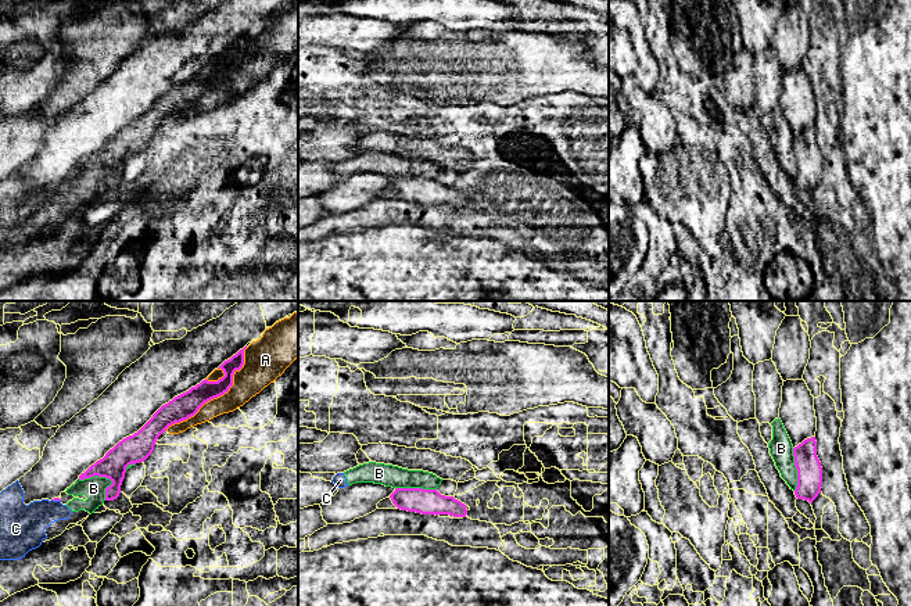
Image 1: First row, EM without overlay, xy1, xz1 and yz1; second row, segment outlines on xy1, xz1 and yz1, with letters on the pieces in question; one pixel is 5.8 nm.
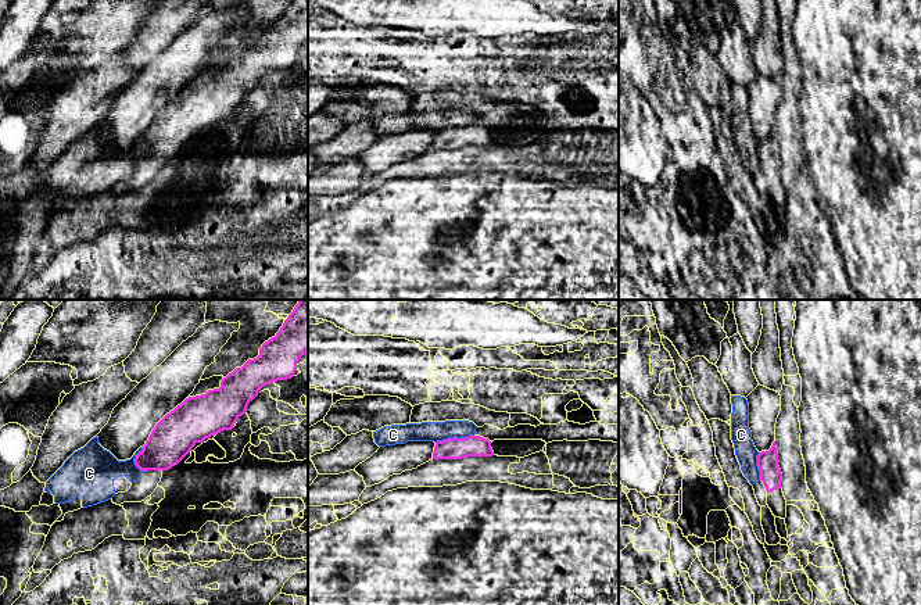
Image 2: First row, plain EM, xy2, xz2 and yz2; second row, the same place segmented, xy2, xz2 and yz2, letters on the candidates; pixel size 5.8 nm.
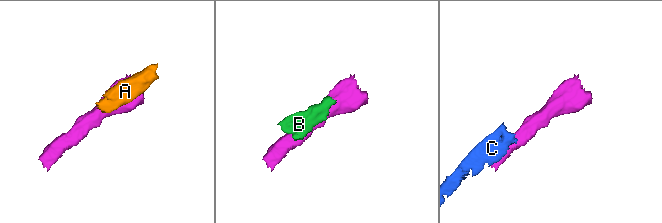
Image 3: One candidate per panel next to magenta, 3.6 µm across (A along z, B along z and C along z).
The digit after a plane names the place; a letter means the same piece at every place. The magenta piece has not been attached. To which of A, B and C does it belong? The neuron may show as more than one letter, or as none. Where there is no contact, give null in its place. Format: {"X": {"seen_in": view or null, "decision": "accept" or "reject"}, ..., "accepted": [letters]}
{"A": {"seen_in": "xy1", "decision": "reject"}, "B": {"seen_in": "xy1", "decision": "reject"}, "C": {"seen_in": "xz2", "decision": "reject"}, "accepted": []}

